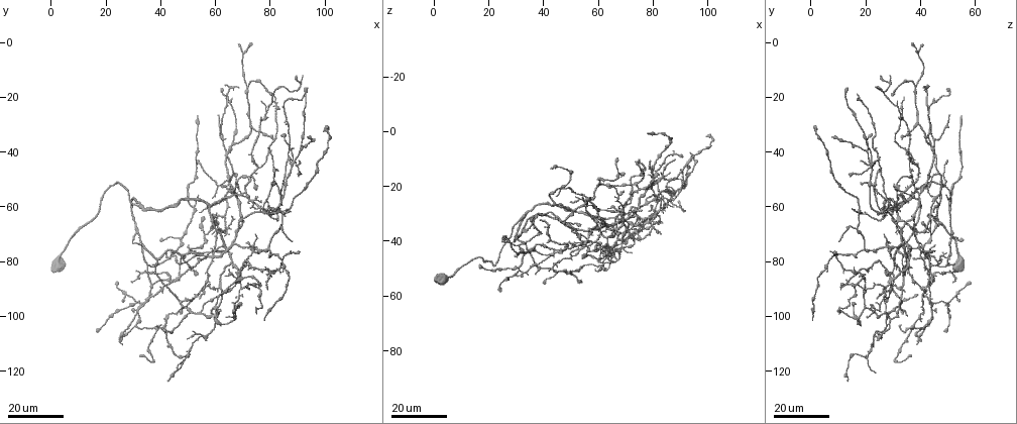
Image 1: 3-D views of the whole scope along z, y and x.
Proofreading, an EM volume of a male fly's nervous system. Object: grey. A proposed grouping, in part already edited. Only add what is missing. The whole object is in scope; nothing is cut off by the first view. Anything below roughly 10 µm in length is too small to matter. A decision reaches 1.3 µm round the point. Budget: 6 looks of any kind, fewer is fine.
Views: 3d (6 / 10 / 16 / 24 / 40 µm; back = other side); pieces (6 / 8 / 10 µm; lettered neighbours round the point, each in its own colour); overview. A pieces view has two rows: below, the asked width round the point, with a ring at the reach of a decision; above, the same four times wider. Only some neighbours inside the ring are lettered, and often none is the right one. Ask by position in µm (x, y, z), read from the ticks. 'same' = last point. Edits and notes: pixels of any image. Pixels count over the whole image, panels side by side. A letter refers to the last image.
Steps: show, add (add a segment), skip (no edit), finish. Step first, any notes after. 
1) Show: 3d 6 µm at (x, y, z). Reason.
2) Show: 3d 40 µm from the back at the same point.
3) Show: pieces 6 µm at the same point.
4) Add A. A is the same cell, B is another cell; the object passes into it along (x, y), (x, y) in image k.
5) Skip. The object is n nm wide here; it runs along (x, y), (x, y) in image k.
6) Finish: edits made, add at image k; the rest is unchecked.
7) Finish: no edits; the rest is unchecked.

Show: 3d 16 µm at (53, 56, 49). Thin end.

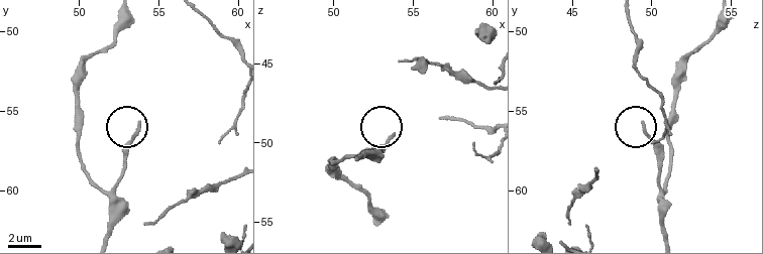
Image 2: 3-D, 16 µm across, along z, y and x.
Show: pieces 10 µm at (53.8, 55.8, 49.5).

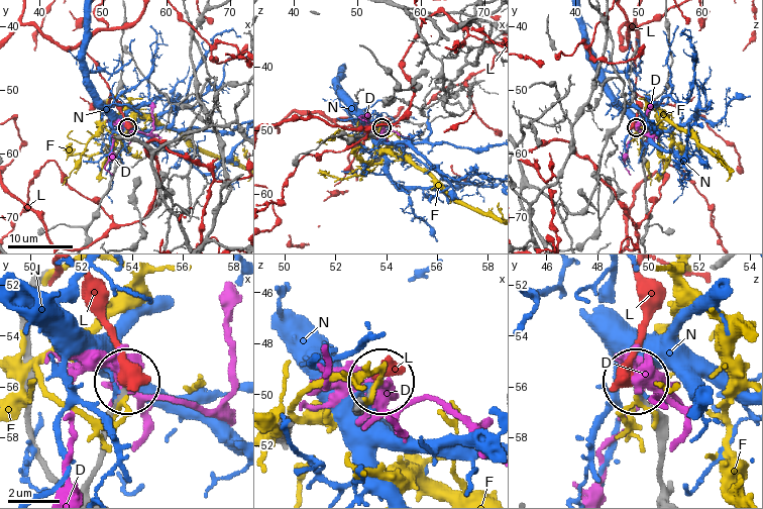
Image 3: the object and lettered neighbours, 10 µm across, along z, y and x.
Skip. The object is 180 nm wide here; D, F, L and N are other cells; it runs along (662, 489), (662, 424), (636, 381) in image 3; none of them fits.

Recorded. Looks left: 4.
Show: 3d 24 µm at (90, 48, 13). Free end.

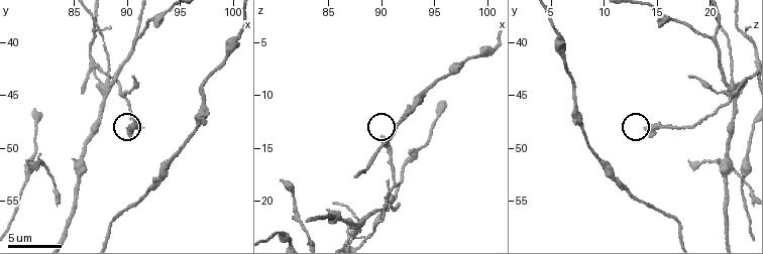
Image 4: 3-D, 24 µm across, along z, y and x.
Show: pieces 8 µm at (90.2, 48.2, 14.0).

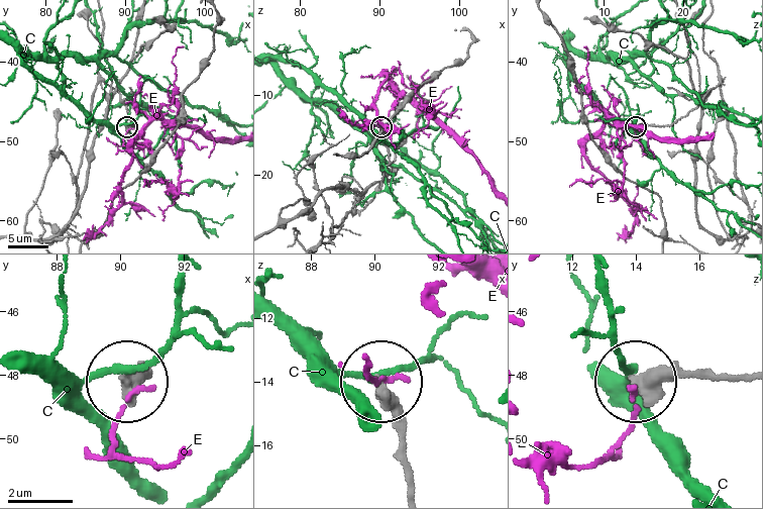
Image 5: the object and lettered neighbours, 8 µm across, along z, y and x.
Skip. C and E are other cells; it runs along (740, 375), (637, 381) in image 5; no lettered segment goes on from it.

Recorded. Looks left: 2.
Show: 3d 16 µm at (88, 73, 10). Free end.

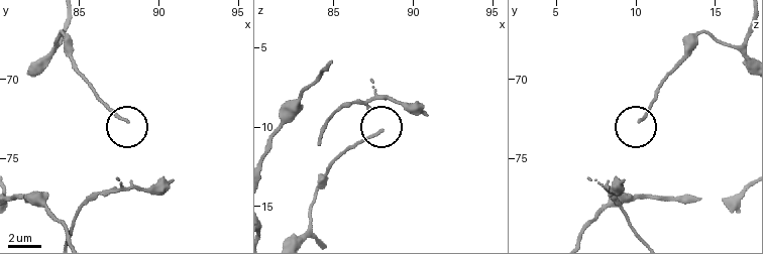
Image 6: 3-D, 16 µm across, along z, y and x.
Show: pieces 10 µm at (87.9, 72.5, 10.2).

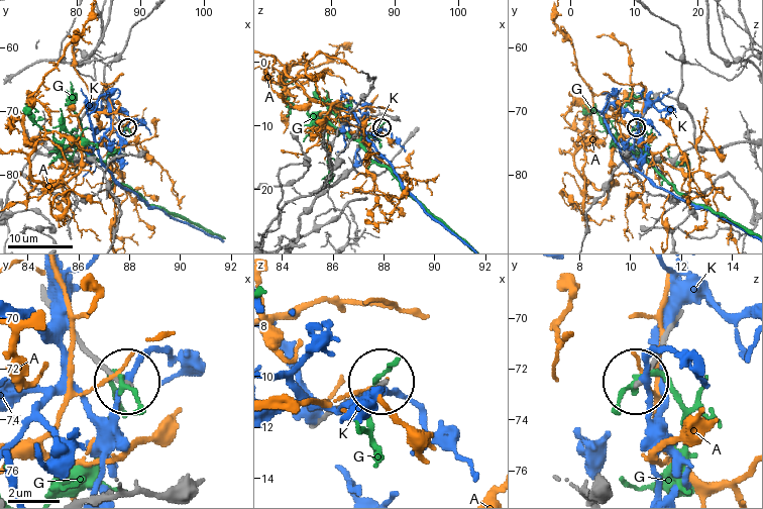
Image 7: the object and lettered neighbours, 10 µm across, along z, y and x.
Skip. The object is 170 nm wide here; A, G and K are other cells; it runs along (320, 424), (376, 381) in image 7; none of them fits.

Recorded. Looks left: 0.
Finish: no edits; the rest is unchecked.

